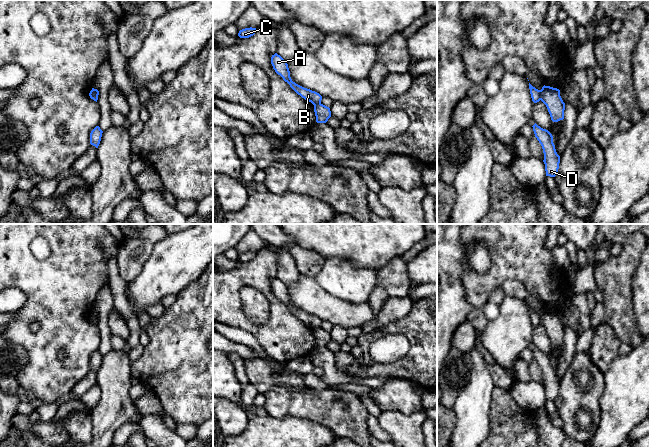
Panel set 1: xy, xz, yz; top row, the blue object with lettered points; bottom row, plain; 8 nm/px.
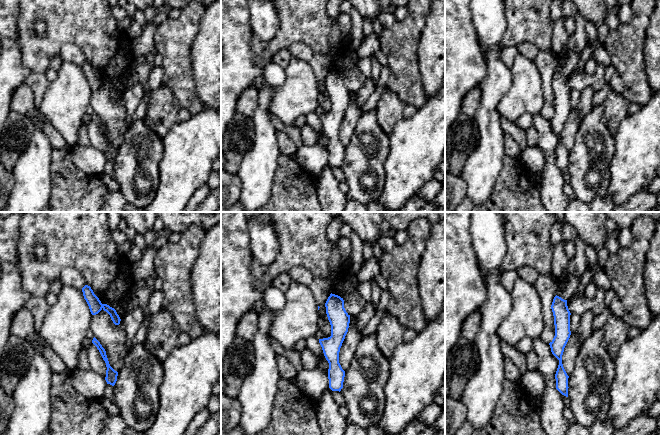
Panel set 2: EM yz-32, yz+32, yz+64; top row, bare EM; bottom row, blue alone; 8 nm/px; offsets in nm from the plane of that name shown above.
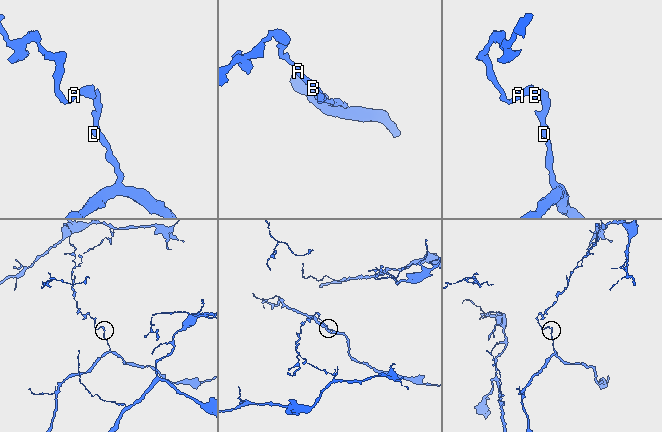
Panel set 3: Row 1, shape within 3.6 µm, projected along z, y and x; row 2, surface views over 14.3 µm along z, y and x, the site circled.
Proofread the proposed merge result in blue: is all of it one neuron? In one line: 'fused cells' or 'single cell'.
fused cells

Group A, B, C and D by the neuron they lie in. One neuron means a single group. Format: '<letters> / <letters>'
A B C / D

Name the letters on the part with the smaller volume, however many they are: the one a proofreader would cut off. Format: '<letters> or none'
A, B, C

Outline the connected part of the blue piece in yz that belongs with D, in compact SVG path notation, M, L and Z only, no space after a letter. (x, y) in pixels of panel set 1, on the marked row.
M536 123L532 127L535 137L543 149L546 176L555 177L559 169L560 156L556 152L553 136L548 130L541 128Z

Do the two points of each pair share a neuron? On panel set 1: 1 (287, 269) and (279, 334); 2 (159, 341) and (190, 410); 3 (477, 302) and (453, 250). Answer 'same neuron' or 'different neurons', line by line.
1: different neurons
2: same neuron
3: different neurons

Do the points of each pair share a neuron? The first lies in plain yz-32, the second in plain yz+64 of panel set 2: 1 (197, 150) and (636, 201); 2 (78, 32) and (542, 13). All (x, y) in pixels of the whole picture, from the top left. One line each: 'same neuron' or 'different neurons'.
1: different neurons
2: same neuron

